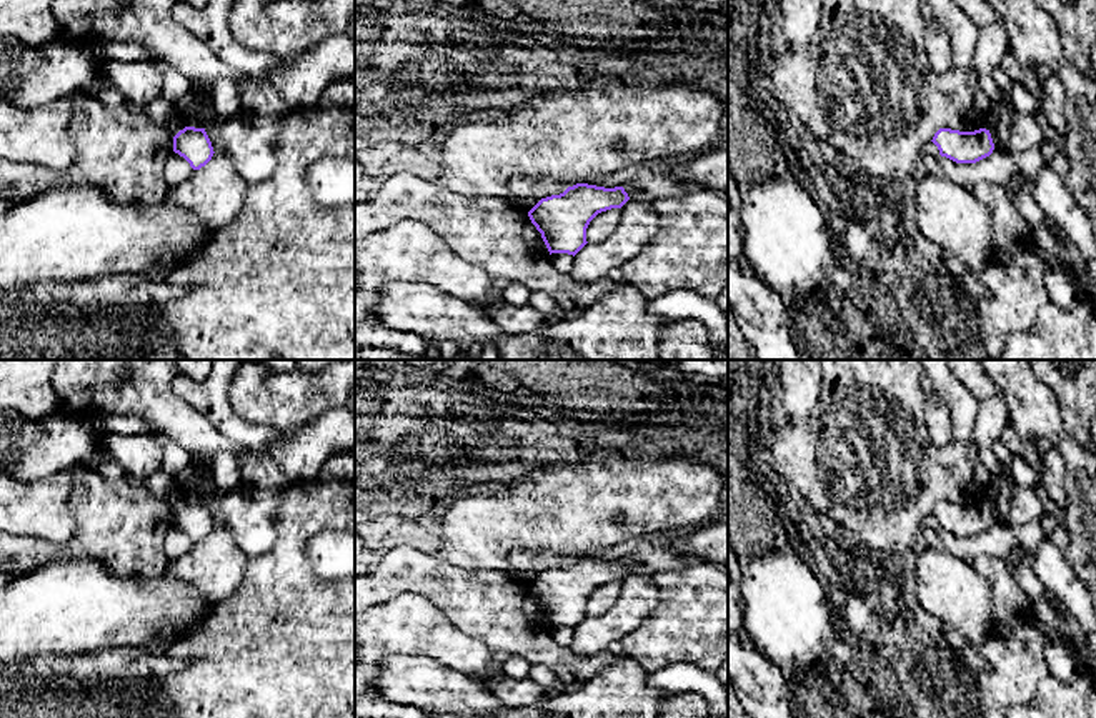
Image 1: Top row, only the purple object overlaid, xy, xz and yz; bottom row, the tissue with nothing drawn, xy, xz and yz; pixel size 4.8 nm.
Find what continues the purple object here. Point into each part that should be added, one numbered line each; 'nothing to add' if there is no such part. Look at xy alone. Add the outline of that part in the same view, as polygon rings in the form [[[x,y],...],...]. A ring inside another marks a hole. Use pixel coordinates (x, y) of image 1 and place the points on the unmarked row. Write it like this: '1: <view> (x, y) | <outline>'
nothing to add

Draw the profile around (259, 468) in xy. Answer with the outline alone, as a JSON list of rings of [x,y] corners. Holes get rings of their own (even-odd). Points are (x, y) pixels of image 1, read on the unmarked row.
[[[240,448],[238,463],[243,485],[285,490],[291,483],[265,450]]]

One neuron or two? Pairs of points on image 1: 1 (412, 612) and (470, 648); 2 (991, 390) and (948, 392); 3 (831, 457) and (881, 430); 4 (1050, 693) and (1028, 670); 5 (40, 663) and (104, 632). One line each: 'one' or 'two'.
1: one
2: two
3: one
4: two
5: two

